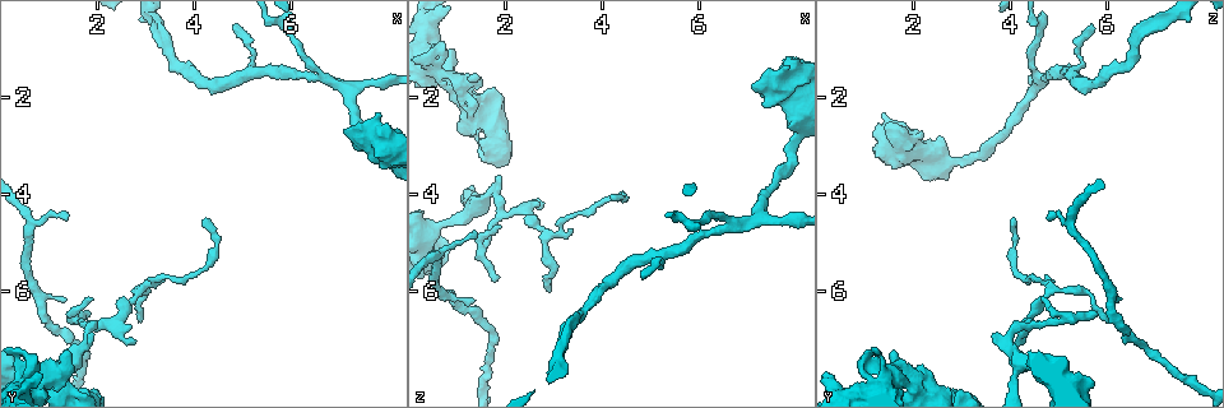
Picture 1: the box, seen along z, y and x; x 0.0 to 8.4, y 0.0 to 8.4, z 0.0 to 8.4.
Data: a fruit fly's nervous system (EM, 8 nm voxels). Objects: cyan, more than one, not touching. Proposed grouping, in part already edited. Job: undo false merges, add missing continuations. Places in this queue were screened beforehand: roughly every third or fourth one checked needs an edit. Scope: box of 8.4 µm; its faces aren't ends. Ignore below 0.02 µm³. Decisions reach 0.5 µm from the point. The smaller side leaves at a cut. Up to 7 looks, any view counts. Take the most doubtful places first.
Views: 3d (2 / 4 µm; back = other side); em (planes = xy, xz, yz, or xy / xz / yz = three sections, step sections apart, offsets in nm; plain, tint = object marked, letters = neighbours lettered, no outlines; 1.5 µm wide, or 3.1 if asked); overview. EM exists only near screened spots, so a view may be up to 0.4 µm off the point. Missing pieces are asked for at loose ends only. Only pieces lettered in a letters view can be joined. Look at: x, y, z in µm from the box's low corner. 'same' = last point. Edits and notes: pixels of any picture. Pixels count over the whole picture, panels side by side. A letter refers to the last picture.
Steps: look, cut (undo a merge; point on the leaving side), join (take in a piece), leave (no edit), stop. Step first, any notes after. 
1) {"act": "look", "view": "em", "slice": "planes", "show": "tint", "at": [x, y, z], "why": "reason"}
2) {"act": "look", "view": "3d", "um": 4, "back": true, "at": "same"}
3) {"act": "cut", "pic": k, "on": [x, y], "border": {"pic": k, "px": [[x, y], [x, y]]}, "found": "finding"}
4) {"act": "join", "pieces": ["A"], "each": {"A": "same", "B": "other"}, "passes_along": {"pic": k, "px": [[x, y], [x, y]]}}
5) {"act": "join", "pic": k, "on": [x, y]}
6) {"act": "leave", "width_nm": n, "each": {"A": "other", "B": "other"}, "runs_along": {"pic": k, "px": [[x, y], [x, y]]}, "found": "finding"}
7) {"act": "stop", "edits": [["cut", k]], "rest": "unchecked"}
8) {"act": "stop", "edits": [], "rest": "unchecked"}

{"act": "look", "view": "em", "slice": "xy", "step": 4, "show": "letters", "at": [2.90, 6.60, 5.95], "why": "branch stops here"}

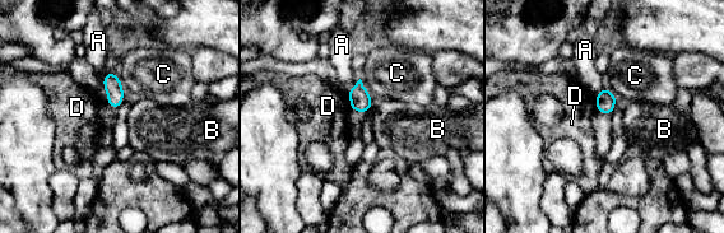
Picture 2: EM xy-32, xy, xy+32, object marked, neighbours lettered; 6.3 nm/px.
{"act": "leave", "width_nm": 110, "each": {"A": "other", "B": "other", "C": "other", "D": "other"}, "border": {"pic": 2, "px": [[346, 93], [351, 110]]}, "found": "no lettered piece goes on from it"}

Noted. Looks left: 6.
{"act": "look", "view": "3d", "um": 4, "at": [1.80, 6.90, 3.65], "why": "branch stops here"}

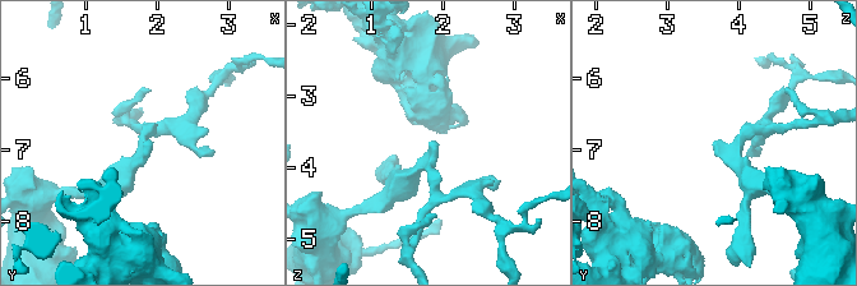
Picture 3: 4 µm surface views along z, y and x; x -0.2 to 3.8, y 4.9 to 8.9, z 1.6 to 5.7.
{"act": "look", "view": "em", "slice": "planes", "show": "letters", "at": [1.85, 6.85, 3.60]}

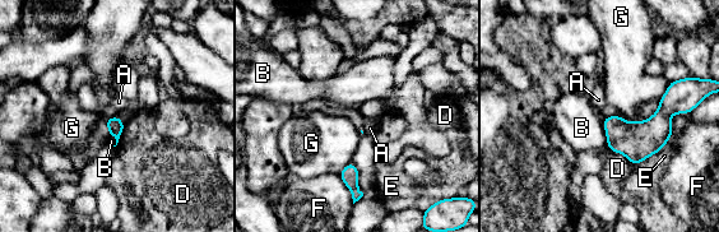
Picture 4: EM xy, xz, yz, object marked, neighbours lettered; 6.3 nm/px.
{"act": "leave", "each": {"A": "other", "B": "other", "D": "other", "E": "other", "F": "other", "G": "other"}, "border": {"pic": 4, "px": [[602, 117], [607, 144]]}, "found": "no lettered piece goes on from it"}

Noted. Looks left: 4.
{"act": "look", "view": "em", "slice": "xy", "step": 8, "show": "tint", "at": [1.40, 4.50, 4.75]}

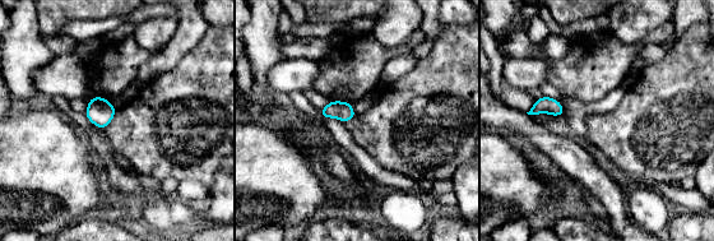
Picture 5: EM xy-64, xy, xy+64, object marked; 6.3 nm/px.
{"act": "look", "view": "em", "slice": "planes", "show": "tint", "at": "same"}

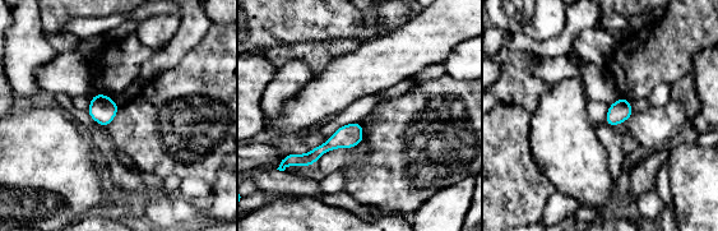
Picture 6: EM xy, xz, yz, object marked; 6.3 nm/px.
{"act": "look", "view": "em", "slice": "planes", "show": "letters", "at": "same"}

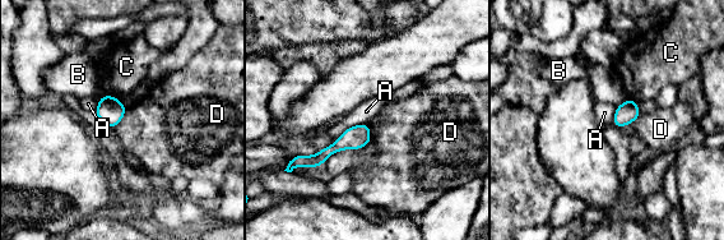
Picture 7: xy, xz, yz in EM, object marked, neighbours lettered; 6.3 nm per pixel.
{"act": "leave", "each": {"A": "other", "B": "other", "C": "other", "D": "other"}, "runs_along": {"pic": 7, "px": [[366, 128], [316, 160], [302, 158]]}, "found": "no lettered piece goes on from it"}

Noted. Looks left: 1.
{"act": "stop", "edits": [], "rest": "unchecked"}

